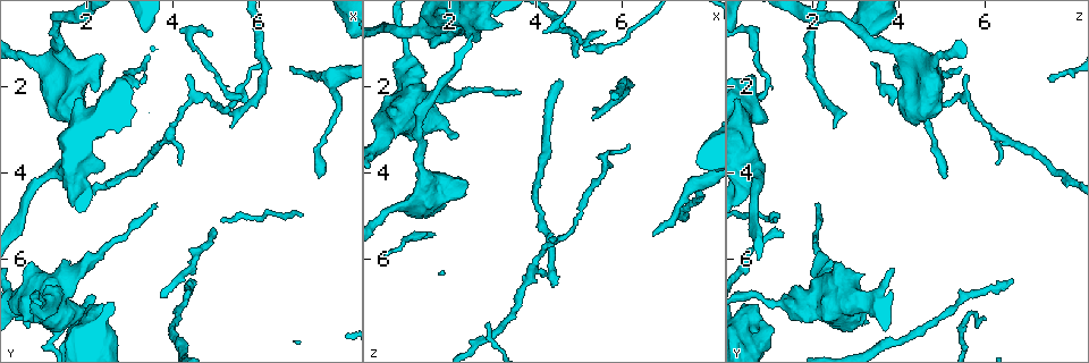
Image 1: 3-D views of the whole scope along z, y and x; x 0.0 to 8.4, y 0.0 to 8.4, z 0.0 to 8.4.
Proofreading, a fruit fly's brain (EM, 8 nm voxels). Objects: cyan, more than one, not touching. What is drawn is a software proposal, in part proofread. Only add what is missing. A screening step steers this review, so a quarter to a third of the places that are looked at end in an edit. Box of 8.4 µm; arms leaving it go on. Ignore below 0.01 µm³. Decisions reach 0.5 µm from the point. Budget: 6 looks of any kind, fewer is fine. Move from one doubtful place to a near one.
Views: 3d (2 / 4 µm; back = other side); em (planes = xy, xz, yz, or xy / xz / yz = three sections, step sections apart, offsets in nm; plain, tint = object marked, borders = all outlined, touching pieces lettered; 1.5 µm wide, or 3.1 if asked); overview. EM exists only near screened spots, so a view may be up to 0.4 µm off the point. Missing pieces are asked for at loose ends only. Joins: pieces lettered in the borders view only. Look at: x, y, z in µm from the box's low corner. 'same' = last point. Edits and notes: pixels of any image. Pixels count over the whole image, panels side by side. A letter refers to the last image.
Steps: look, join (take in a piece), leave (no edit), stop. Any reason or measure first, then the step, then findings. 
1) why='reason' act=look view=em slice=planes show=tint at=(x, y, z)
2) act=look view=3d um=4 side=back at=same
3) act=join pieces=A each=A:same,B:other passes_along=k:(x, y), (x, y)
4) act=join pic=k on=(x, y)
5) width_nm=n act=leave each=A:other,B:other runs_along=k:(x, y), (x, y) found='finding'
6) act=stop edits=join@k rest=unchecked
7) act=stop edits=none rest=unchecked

why='tapers out' act=look view=3d um=4 at=(4.40, 6.40, 6.65)

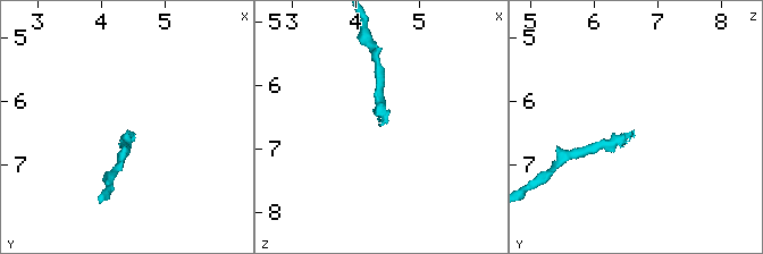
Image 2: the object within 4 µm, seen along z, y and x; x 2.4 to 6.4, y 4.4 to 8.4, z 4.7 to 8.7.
act=look view=em slice=planes show=borders at=(4.40, 6.45, 6.55)

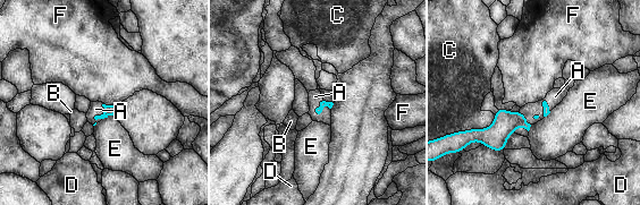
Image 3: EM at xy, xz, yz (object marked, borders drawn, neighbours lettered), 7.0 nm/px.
act=join pic=3 on=(95, 109) each=A:same,B:other,C:other,D:other,E:other,F:other passes_along=3:(109, 110), (99, 116), (95, 109) found='it goes on there'

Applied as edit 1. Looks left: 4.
why='thin end' act=look view=3d um=4 at=(4.20, 3.80, 6.30)

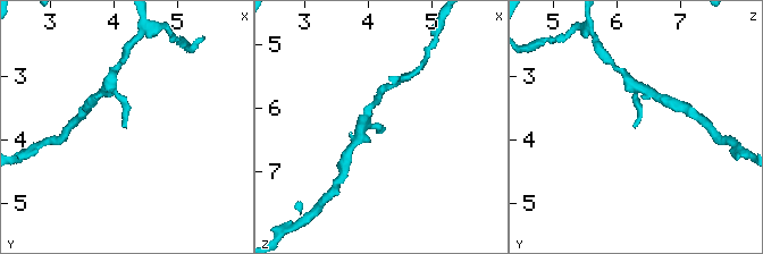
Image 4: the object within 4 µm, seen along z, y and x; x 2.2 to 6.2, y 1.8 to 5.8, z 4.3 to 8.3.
why='now the EM' act=look view=em slice=xz step=4 show=tint at=(4.15, 3.80, 6.25)

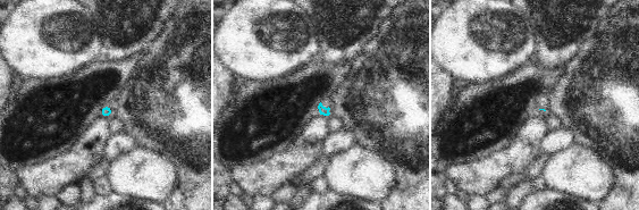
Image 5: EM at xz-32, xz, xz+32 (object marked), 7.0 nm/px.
why='another direction' act=look view=em slice=planes show=borders at=same

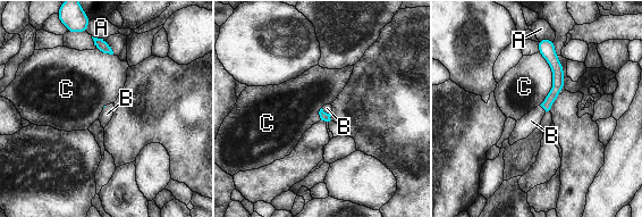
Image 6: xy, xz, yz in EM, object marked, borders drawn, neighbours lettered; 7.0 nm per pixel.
act=join pic=6 on=(531, 120) each=A:other,B:same,C:other passes_along=6:(558, 82), (542, 107), (531, 120) found='the cell continues'

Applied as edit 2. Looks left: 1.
act=stop edits=join@3,join@6 rest=unchecked

